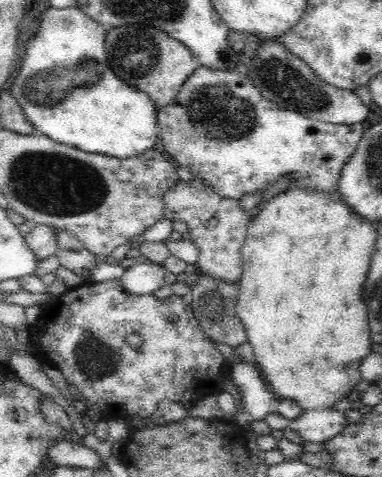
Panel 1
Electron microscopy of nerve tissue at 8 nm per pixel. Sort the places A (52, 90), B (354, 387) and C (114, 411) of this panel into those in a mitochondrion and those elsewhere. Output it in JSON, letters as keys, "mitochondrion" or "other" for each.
{"A":"mitochondrion","B":"other","C":"other"}

